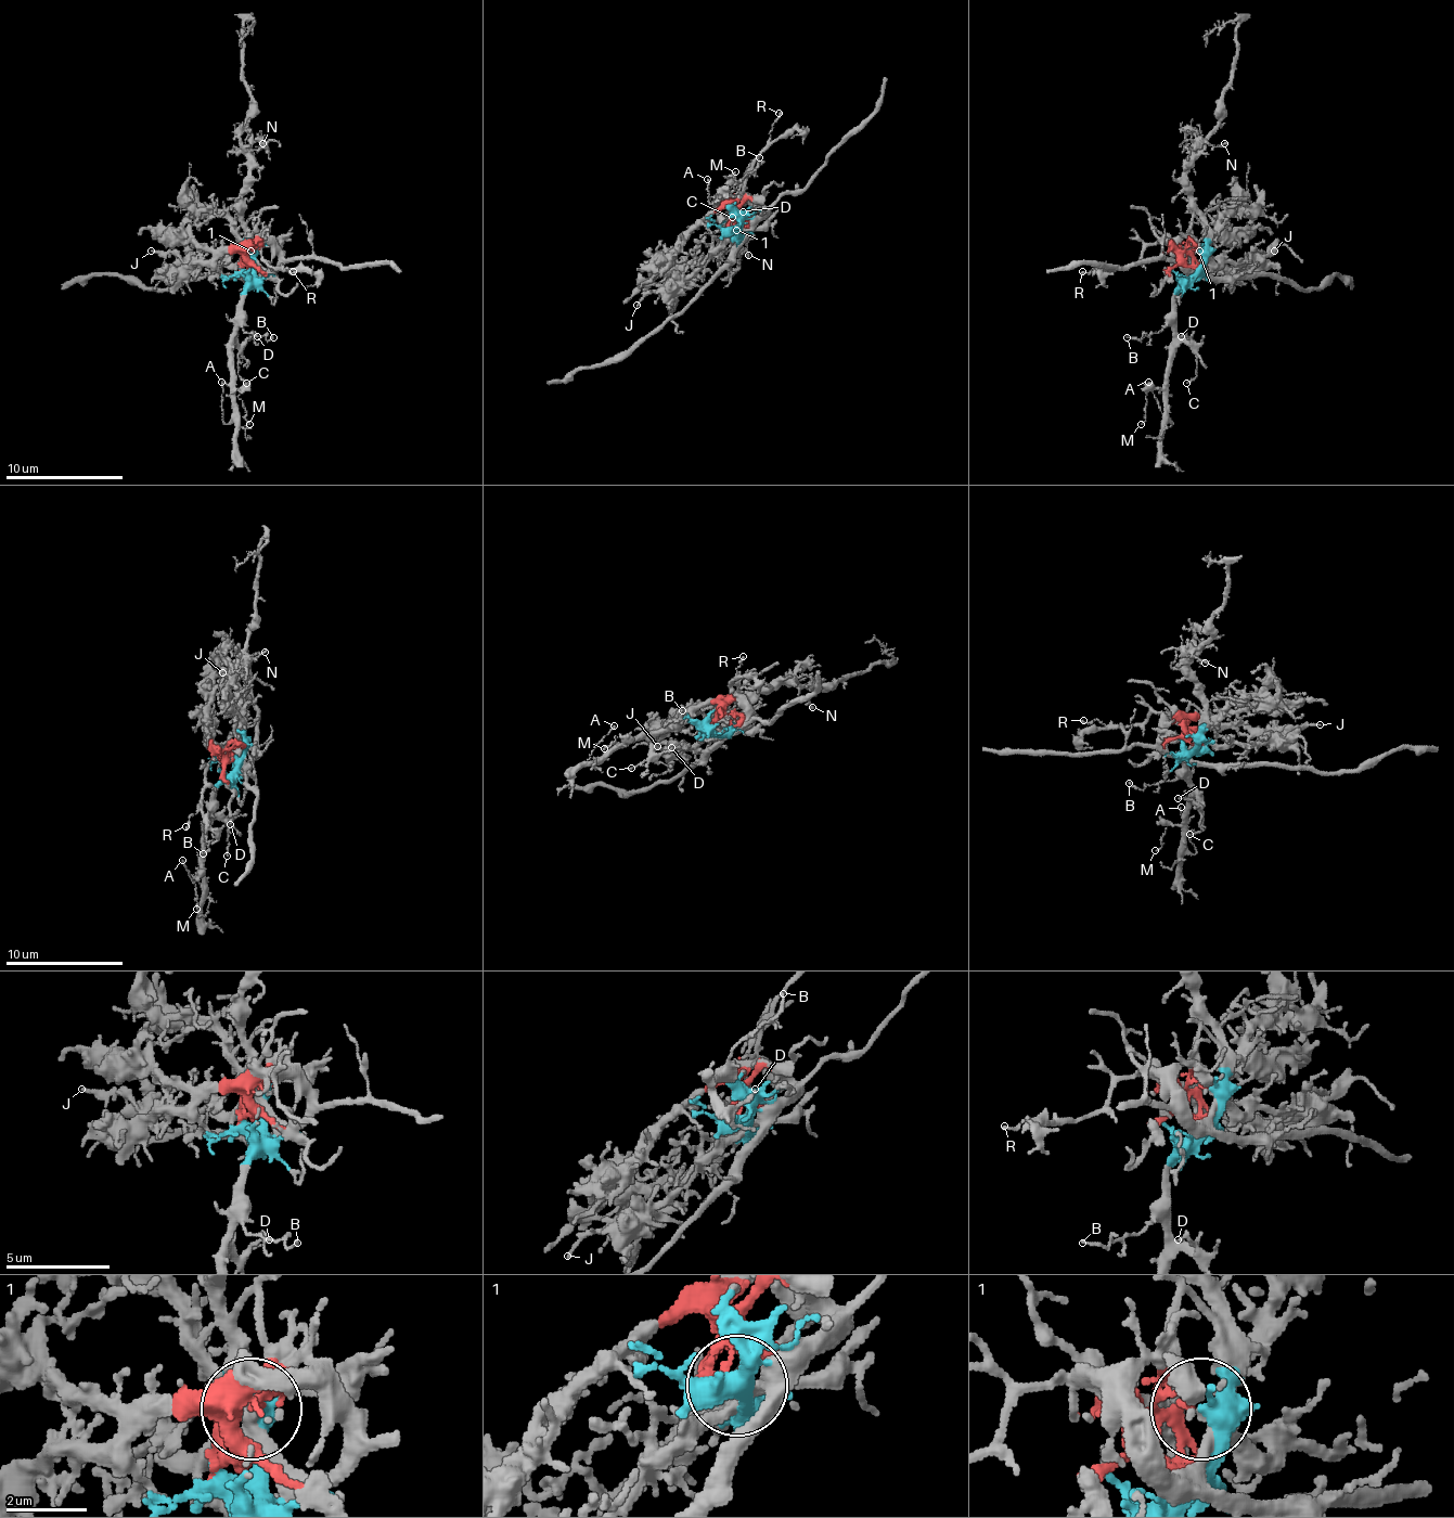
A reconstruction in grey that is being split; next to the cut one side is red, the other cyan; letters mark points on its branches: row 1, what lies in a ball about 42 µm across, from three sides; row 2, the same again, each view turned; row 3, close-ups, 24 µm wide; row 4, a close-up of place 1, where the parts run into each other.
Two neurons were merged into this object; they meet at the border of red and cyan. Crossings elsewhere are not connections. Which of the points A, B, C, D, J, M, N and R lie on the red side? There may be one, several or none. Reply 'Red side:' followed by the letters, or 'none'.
Red side: J, R

